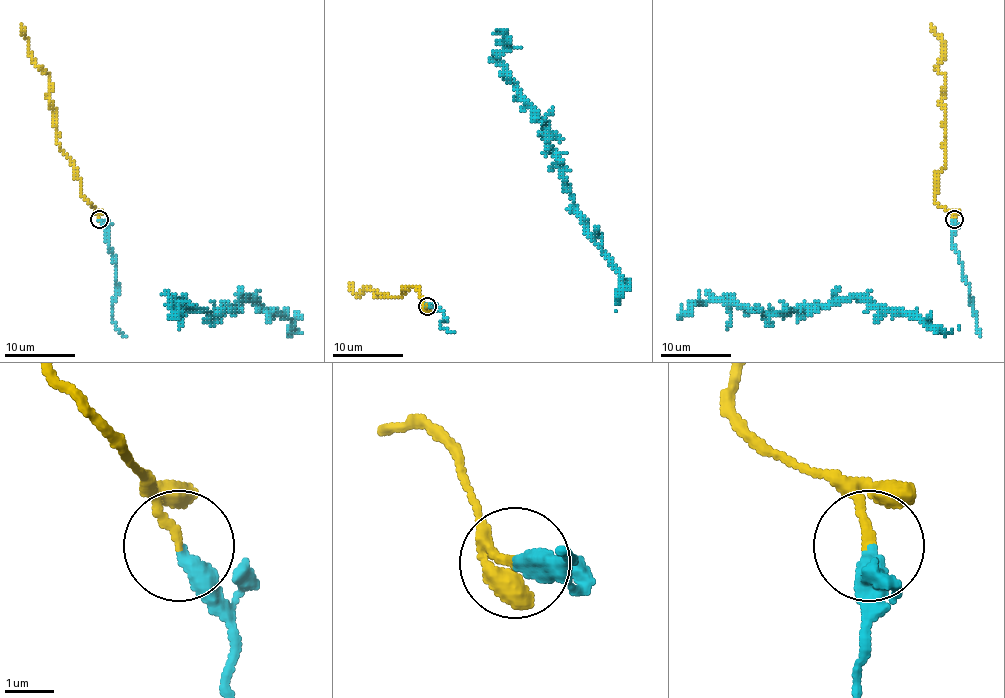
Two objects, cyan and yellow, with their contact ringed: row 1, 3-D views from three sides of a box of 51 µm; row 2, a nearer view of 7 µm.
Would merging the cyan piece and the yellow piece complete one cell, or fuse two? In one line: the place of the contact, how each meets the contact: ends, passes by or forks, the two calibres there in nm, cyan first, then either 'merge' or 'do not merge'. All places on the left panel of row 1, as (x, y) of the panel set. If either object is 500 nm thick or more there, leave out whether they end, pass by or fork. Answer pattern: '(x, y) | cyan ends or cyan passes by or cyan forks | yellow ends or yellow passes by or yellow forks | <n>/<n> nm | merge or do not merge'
(99, 219) | cyan ends | yellow ends | 400/170 nm | merge

